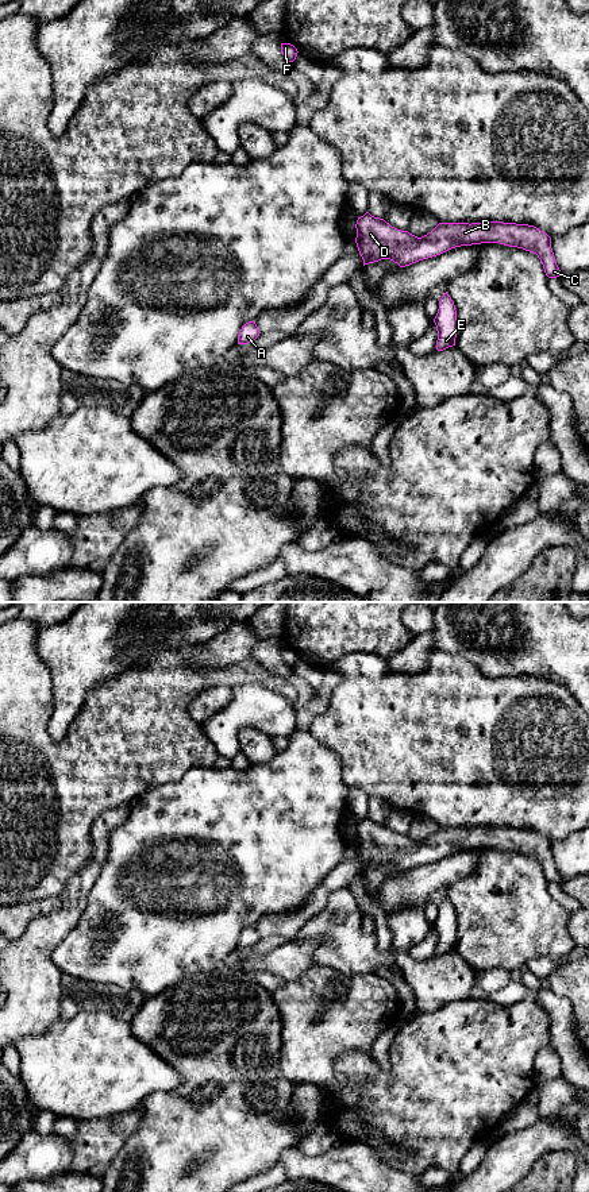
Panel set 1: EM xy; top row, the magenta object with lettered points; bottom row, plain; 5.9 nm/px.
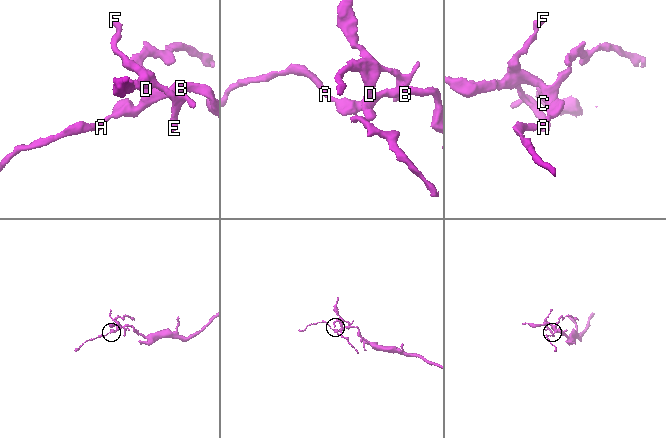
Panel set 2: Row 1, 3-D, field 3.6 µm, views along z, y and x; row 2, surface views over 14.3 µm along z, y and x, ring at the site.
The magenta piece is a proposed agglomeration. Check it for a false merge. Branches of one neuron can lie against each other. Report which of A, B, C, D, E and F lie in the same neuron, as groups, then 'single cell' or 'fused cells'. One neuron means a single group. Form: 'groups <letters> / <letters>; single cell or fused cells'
groups A B C D E F; single cell

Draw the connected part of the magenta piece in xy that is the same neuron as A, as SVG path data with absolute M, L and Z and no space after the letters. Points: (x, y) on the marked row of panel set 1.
M255 321L246 323L238 335L238 344L247 344L254 342L259 336L259 329Z

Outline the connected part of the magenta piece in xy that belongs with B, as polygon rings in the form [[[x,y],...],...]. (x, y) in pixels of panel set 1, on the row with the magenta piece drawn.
[[[366,212],[358,217],[355,228],[355,243],[363,266],[381,259],[390,259],[400,267],[405,267],[455,247],[500,243],[536,254],[548,278],[561,277],[551,248],[551,238],[528,224],[503,221],[439,223],[431,232],[417,238]]]

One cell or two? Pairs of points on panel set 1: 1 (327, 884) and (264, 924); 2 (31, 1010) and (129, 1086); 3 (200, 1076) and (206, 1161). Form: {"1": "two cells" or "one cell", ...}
{"1": "one cell", "2": "two cells", "3": "one cell"}

